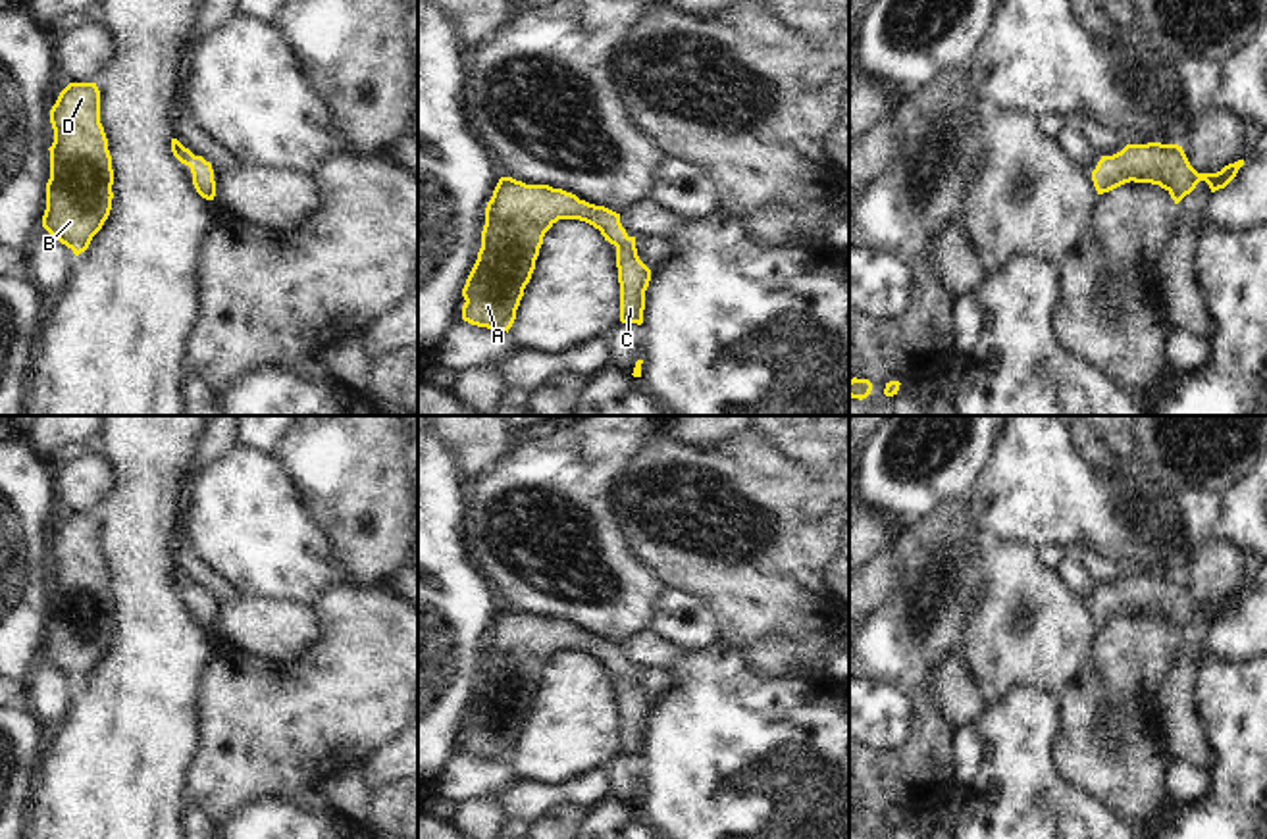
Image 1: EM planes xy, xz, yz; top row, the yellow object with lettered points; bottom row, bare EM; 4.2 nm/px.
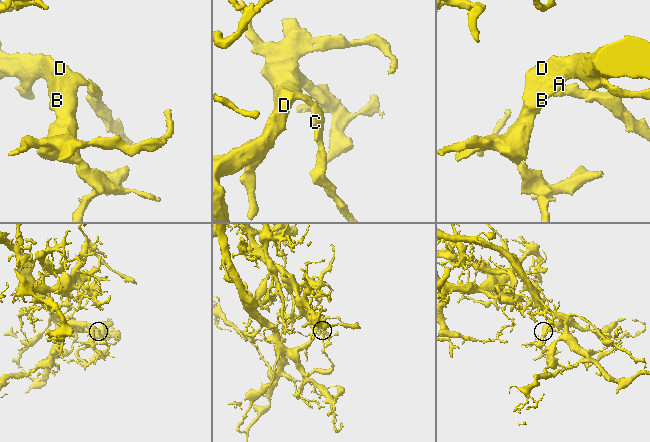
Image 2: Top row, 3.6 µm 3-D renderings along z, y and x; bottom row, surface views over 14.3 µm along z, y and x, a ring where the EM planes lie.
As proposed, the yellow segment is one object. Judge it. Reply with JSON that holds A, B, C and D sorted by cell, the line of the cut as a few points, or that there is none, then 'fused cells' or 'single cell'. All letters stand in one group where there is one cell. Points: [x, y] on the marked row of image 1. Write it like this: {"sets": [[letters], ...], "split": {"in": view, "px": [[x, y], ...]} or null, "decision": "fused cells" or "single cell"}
{"sets": [["A", "B", "C", "D"]], "split": null, "decision": "single cell"}

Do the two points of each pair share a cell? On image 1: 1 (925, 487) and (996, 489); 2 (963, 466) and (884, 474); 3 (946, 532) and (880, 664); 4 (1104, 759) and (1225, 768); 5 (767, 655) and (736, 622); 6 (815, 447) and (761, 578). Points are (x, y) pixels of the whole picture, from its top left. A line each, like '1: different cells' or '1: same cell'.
1: different cells
2: same cell
3: same cell
4: different cells
5: different cells
6: different cells

